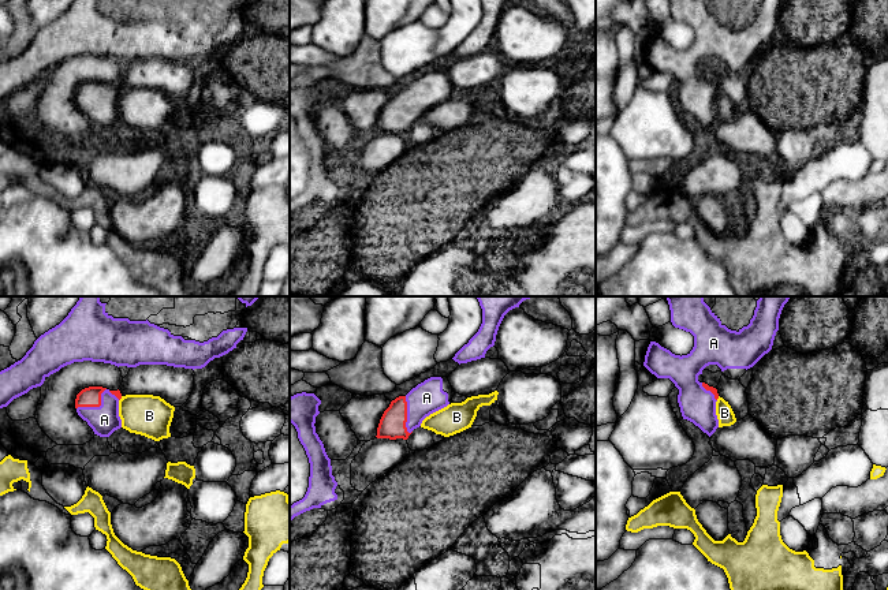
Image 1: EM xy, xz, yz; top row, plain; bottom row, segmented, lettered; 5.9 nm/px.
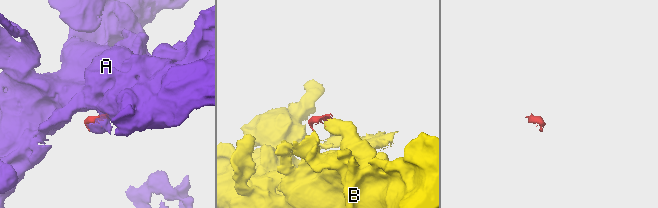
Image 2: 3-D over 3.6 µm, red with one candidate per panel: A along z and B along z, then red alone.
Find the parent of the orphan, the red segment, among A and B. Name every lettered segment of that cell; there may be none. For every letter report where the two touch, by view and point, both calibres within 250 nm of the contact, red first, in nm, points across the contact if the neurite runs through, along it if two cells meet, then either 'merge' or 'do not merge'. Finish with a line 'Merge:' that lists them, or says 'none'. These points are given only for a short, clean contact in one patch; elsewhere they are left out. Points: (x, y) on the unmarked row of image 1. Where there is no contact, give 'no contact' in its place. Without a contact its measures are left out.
A: xy (96, 100) | 120/170 nm | merge
B: xy (120, 92) | 40/240 nm | along xy (122, 90), (119, 94) | do not merge
Merge: A

